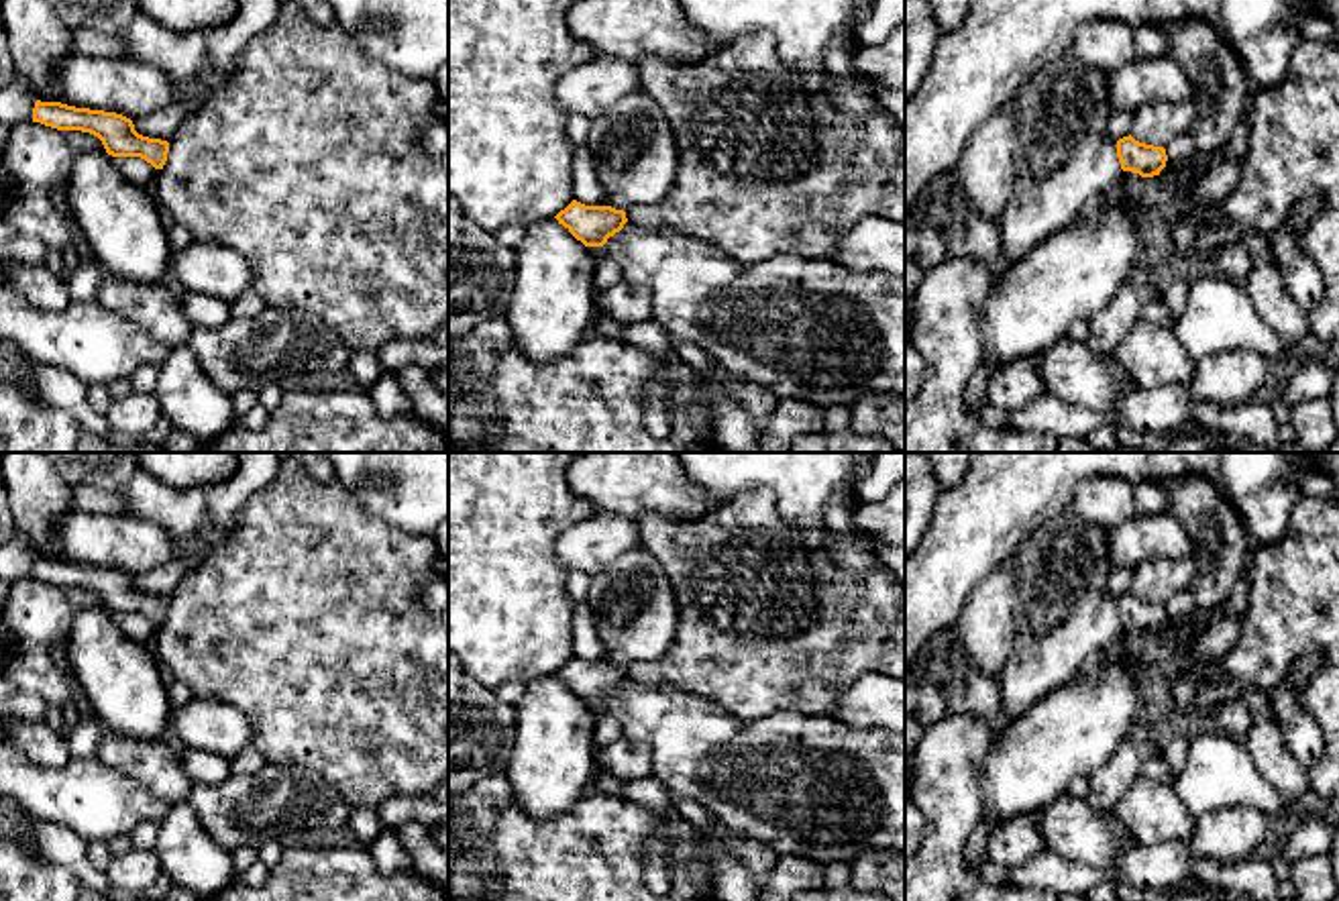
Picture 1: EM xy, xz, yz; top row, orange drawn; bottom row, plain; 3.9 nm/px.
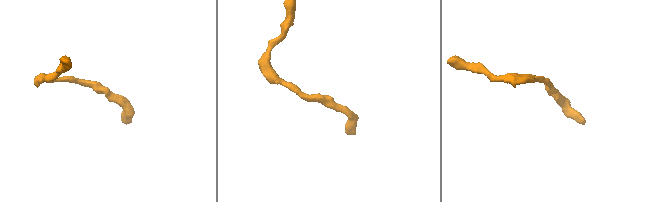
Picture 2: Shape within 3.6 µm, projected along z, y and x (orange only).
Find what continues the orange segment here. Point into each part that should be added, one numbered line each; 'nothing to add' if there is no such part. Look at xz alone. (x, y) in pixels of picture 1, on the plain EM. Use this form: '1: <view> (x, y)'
nothing to add

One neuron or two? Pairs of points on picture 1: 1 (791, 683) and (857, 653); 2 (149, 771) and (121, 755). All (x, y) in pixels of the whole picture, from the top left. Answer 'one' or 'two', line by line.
1: one
2: one

